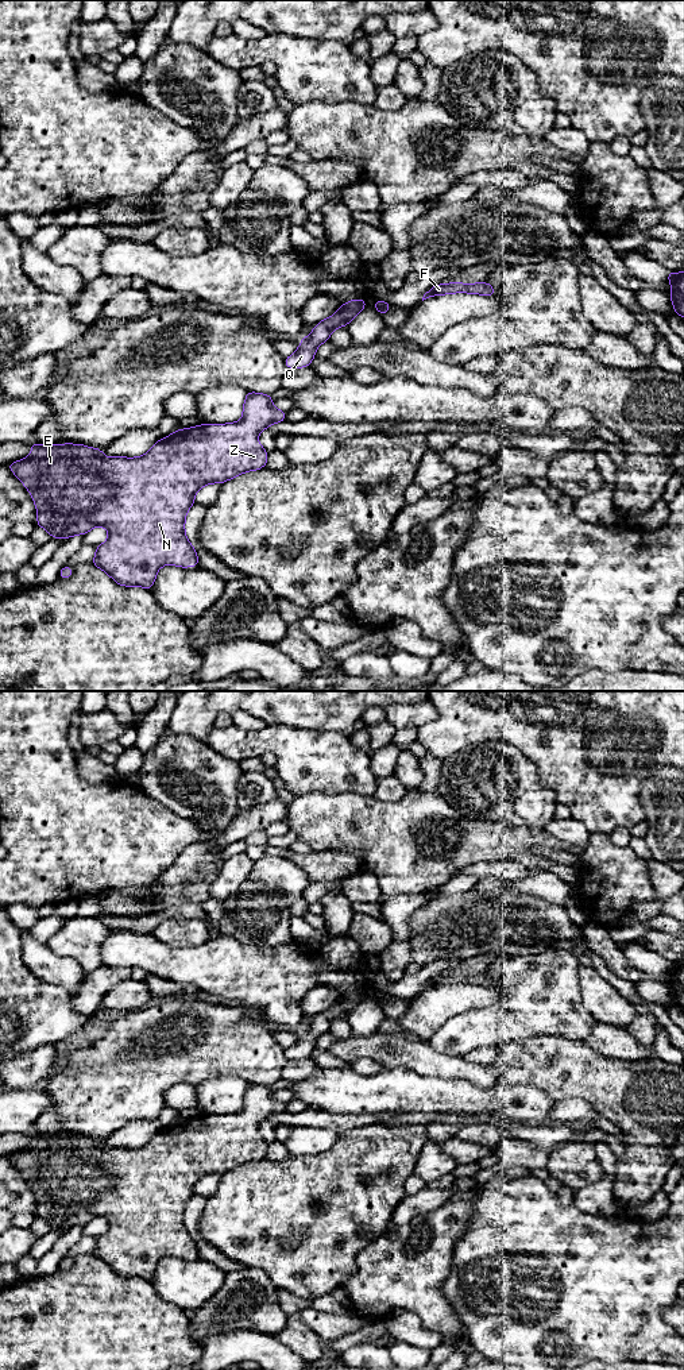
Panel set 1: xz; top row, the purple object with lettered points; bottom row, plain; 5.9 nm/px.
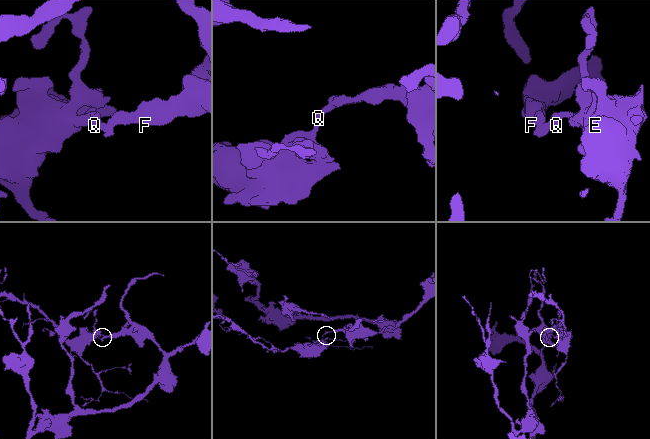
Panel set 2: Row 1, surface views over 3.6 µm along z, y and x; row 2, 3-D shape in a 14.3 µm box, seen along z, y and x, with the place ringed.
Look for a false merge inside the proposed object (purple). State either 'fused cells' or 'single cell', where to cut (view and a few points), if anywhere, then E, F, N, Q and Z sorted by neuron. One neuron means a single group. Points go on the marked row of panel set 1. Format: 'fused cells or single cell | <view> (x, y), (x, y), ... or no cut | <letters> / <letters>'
fused cells | xz (342, 305), (343, 315), (348, 321) | E N Q Z / F

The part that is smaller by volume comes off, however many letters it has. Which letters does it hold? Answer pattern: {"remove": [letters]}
{"remove": ["E", "N", "Q", "Z"]}

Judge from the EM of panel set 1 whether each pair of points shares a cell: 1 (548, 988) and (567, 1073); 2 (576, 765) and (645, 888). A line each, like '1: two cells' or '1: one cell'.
1: two cells
2: two cells

